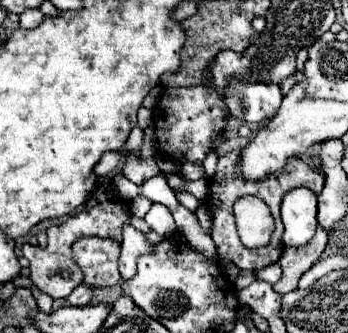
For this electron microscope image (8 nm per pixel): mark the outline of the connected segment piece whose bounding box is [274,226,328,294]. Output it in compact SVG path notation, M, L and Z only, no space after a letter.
M318 226L314 238L306 246L282 250L282 258L278 260L280 266L282 266L282 278L280 278L278 284L274 284L274 290L278 294L292 292L298 286L300 276L312 264L316 264L320 260L320 254L324 252L324 246L326 246L326 238L328 238L328 232L322 230L322 226Z

